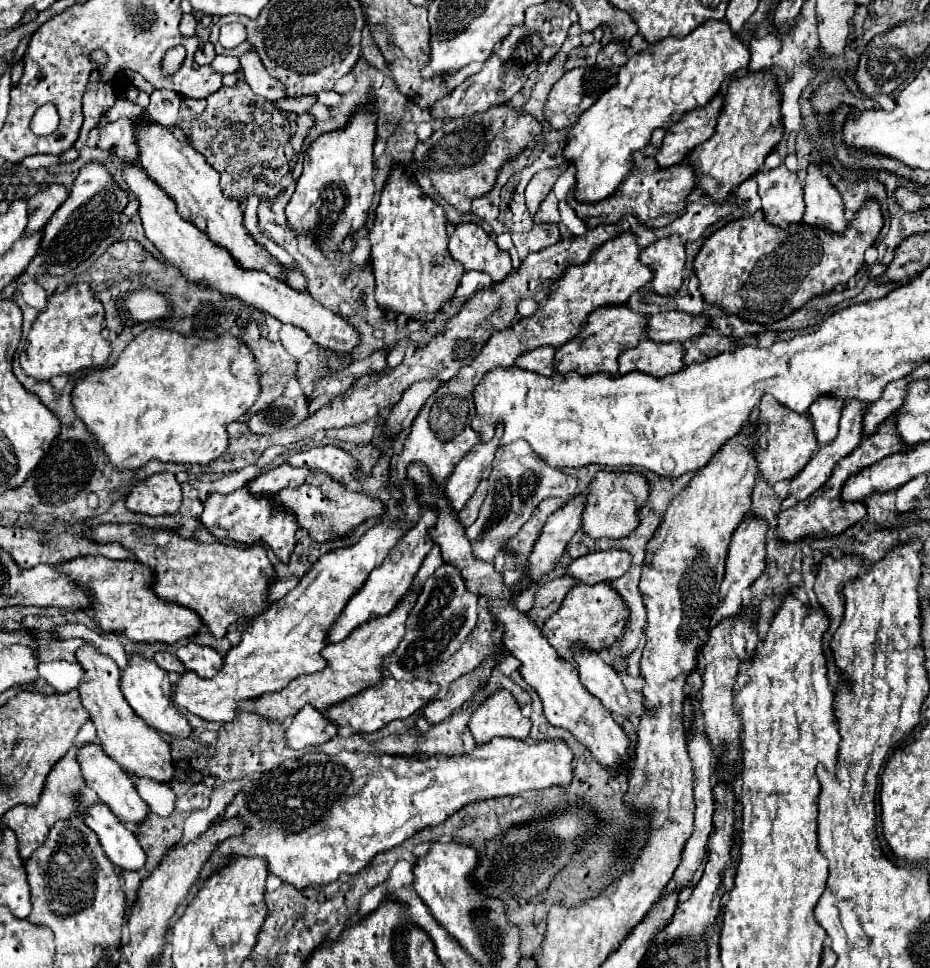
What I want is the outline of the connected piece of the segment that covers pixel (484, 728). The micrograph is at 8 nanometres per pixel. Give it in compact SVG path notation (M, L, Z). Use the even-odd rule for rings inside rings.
M495 692L471 716L469 730L477 744L487 744L495 736L525 740L531 720L525 718L509 692Z

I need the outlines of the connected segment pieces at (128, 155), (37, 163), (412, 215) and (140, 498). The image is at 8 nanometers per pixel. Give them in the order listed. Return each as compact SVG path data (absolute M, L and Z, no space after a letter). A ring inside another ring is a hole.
M119 118L117 122L109 122L99 128L97 148L111 150L125 162L137 162L137 146L135 146L135 128L127 118Z
M36 154L33 156L29 156L24 158L19 166L26 169L38 169L41 167L49 167L58 164L59 157L58 155L46 155L46 154Z
M397 166L391 170L391 176L381 192L381 202L375 210L375 224L371 228L371 266L375 274L375 300L385 312L395 312L407 320L417 320L419 312L441 312L443 306L455 296L459 280L463 276L463 266L451 258L447 250L447 232L445 232L445 212L429 196L421 192L413 178L407 178L405 172Z
M171 472L153 474L131 488L125 504L139 514L173 514L181 506L181 486Z

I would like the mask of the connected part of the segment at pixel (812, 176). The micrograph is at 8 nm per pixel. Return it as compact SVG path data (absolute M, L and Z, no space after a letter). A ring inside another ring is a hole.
M813 164L809 166L807 172L804 203L807 206L803 215L804 223L825 228L835 234L843 234L843 230L847 230L847 218L845 218L841 194Z

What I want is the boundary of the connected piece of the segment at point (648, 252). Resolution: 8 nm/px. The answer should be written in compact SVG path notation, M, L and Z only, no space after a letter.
M677 236L657 240L641 250L639 260L653 272L653 292L659 296L673 296L683 282L685 248Z

